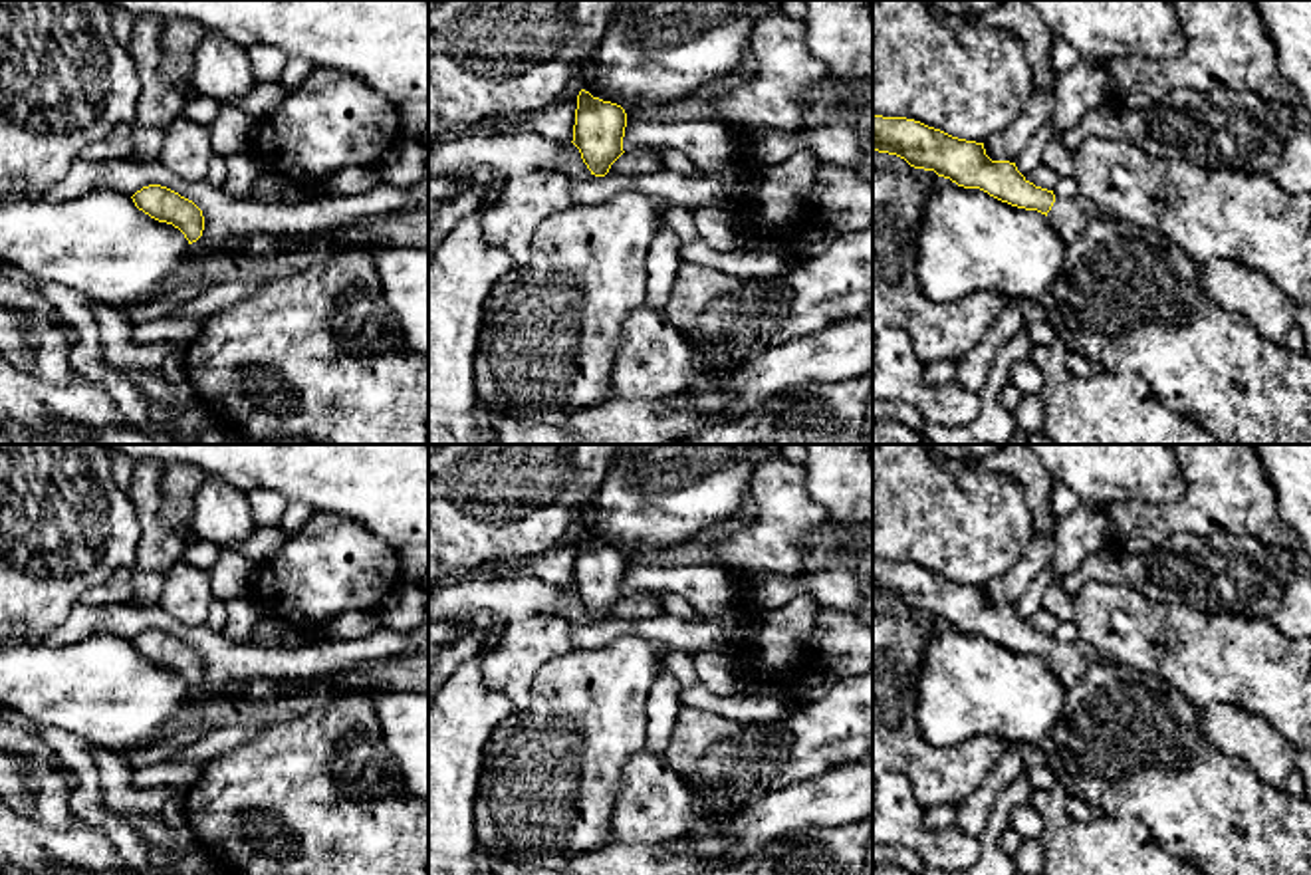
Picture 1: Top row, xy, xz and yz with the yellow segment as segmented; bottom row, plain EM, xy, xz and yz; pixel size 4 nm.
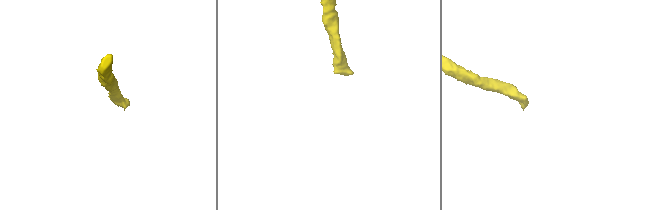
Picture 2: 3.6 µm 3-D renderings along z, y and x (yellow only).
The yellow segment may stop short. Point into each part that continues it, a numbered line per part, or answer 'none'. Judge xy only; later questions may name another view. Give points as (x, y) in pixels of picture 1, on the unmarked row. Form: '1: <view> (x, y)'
1: xy (411, 673)

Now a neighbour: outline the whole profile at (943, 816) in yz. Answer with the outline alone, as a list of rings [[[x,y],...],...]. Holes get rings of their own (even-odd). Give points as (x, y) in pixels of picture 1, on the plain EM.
[[[942,804],[942,806],[932,806],[924,810],[924,825],[930,831],[946,829],[956,825],[956,806],[952,804]]]

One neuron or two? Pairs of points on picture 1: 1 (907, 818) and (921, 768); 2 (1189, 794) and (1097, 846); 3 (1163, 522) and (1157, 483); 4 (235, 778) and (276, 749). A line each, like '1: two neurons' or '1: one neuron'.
1: two neurons
2: two neurons
3: two neurons
4: one neuron

